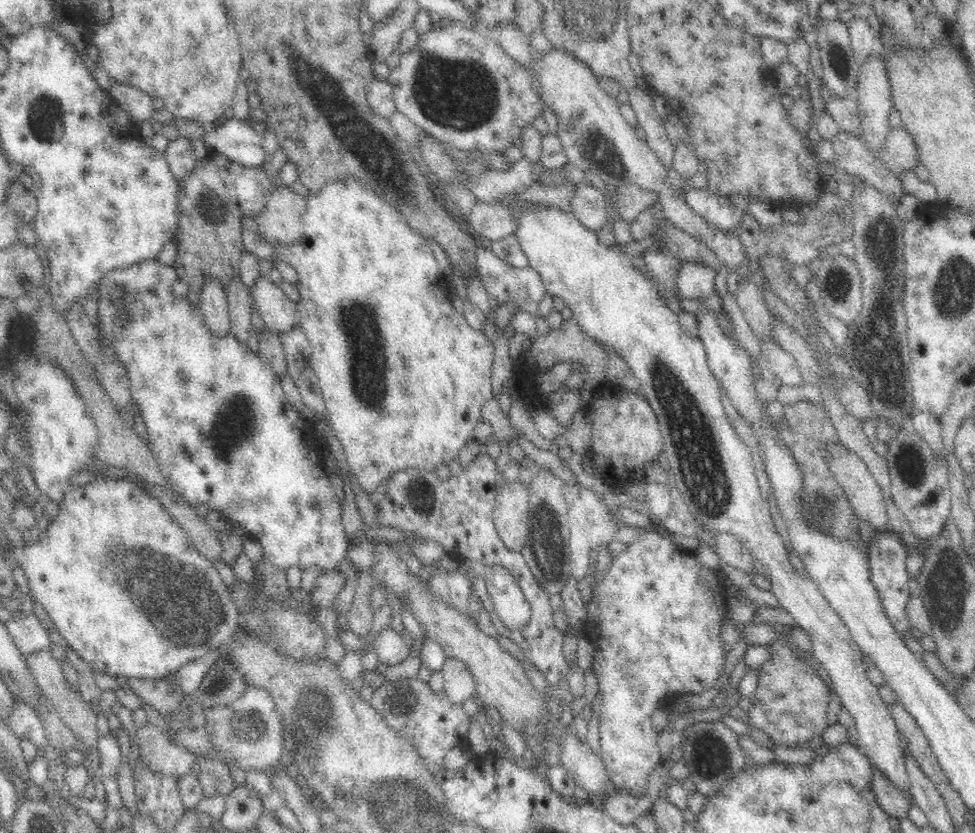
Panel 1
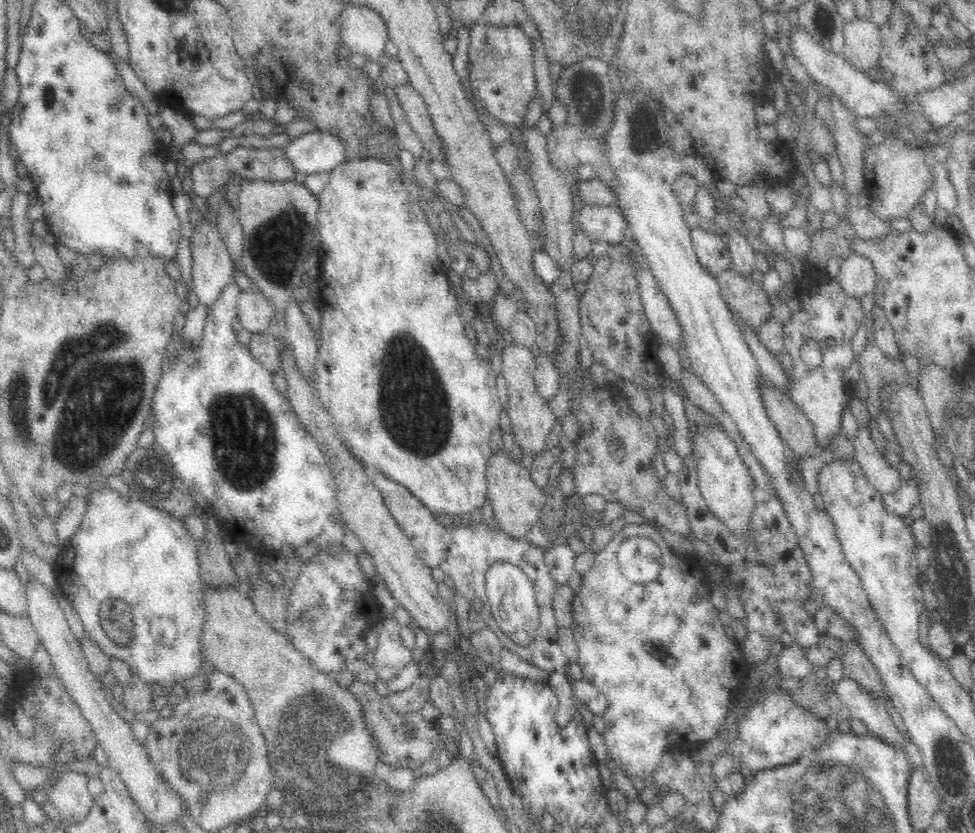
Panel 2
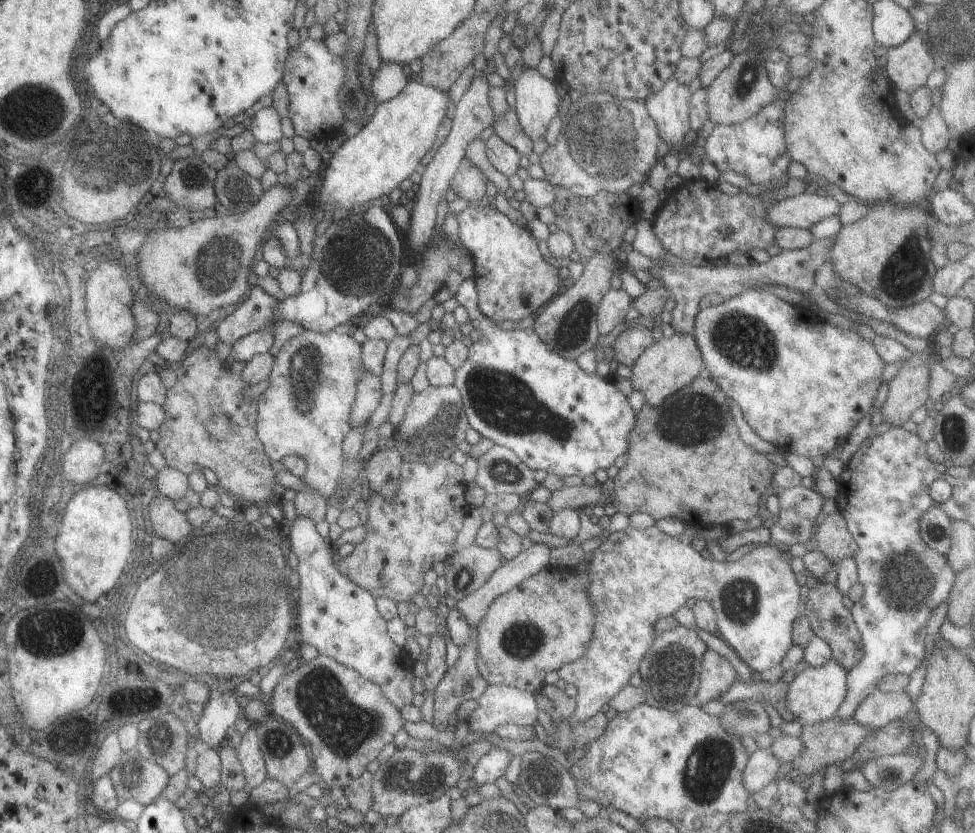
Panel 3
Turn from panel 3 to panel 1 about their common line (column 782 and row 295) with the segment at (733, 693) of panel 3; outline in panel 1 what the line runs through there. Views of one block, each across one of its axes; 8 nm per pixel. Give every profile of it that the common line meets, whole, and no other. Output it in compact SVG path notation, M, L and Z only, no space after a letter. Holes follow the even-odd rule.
M685 261L677 274L677 287L684 298L705 298L715 288L715 268L701 262Z

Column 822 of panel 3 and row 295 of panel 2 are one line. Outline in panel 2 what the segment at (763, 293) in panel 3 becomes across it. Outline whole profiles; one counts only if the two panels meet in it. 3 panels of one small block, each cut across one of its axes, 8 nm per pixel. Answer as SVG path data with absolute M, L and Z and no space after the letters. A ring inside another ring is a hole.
M356 158L334 169L328 186L317 196L320 203L317 230L321 238L319 246L323 260L321 295L318 299L322 326L319 328L320 346L315 364L315 372L320 380L318 393L322 405L332 416L338 437L364 463L370 475L374 471L382 471L395 483L405 486L432 513L432 517L452 516L457 522L464 522L477 510L481 512L489 498L485 468L492 454L492 434L499 426L503 406L498 398L497 375L490 360L476 353L474 345L464 333L465 321L456 309L458 298L448 285L448 270L436 254L436 234L430 227L420 202L412 199L401 179L394 167L382 158Z

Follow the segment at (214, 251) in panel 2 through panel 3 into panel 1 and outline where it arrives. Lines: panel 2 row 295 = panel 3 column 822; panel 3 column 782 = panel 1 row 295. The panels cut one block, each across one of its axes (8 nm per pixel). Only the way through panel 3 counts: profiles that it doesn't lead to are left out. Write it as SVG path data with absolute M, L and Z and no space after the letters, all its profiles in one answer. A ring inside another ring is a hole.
M208 278L199 291L197 304L203 314L205 325L216 335L224 336L231 332L229 308L225 287L219 278Z

